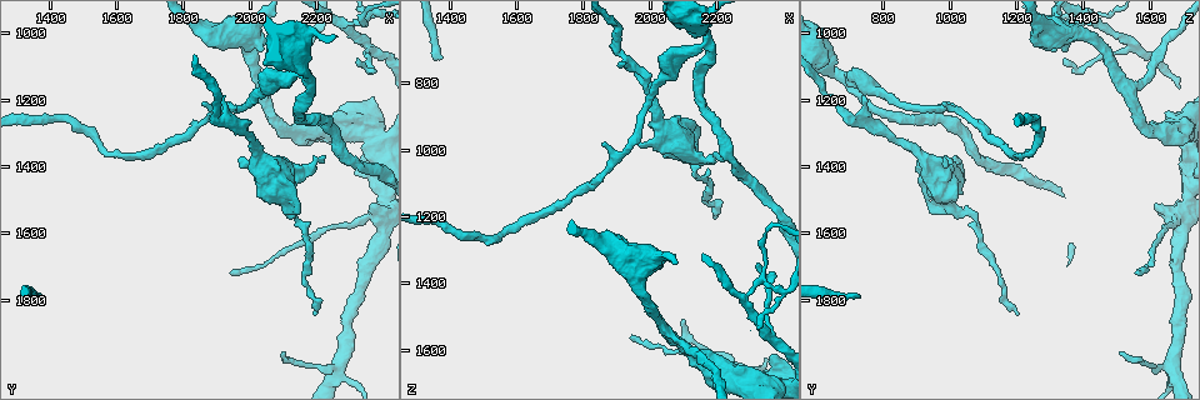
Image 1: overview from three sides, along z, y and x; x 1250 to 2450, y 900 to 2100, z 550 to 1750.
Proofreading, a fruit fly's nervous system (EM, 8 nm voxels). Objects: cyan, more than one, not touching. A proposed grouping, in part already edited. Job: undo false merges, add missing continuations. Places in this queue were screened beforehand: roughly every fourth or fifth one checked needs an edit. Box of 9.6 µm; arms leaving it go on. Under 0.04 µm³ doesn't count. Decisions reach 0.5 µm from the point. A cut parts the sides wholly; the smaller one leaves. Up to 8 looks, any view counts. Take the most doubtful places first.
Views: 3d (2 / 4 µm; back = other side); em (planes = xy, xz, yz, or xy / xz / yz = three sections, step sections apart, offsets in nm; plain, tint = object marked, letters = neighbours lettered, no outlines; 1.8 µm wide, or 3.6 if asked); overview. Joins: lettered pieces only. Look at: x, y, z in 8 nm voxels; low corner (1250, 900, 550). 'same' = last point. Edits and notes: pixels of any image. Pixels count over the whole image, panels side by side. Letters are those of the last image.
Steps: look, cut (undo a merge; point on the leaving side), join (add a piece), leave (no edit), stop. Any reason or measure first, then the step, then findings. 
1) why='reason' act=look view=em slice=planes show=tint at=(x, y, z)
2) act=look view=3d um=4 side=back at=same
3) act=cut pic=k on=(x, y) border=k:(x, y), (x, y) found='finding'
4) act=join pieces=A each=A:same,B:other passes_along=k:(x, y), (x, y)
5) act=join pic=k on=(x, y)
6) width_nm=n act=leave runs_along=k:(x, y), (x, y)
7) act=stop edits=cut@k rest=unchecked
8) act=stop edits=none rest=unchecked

why='small branch off a trunk' act=look view=3d um=4 at=(2170, 1130, 670)

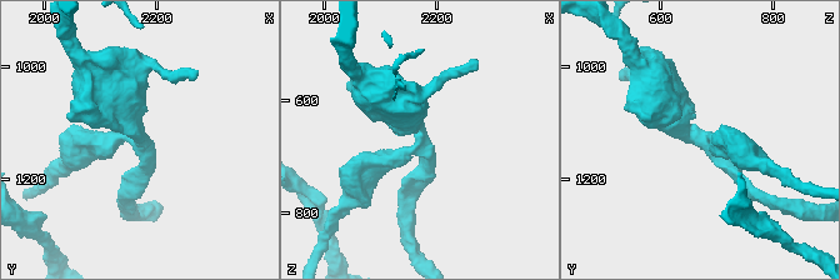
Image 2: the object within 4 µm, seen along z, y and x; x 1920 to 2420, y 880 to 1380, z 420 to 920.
act=look view=em slice=xz step=16 show=letters at=(2170, 1125, 670)

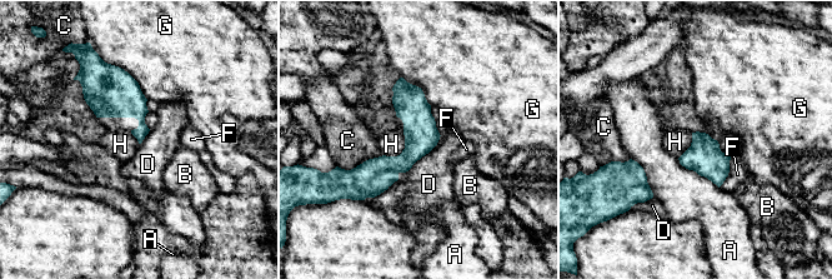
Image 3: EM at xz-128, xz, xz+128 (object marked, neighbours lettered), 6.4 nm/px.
act=leave each=A:other,B:other,C:other,D:other,F:other,G:other,H:other border=3:(441, 135), (439, 142), (405, 172) found='all the same neuron'

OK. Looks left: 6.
why='calibre changes' act=look view=em slice=planes show=letters at=(2130, 1530, 1010)

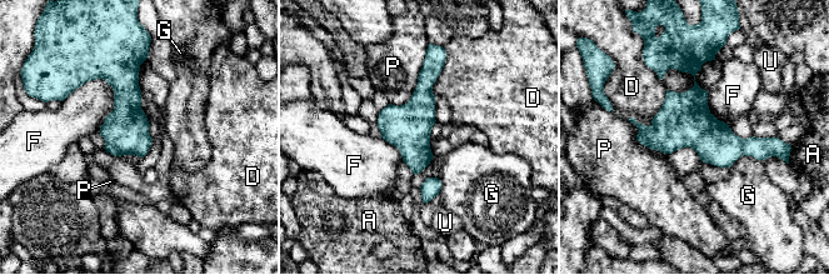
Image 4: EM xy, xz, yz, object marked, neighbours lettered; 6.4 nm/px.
width_nm=300 act=leave each=A:other,D:other,F:other,G:other,P:other,U:other border=4:(114, 90), (91, 79), (61, 101) found='one neuron here'

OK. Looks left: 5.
why='calibre changes' act=look view=em slice=planes show=letters at=(2000, 1190, 820)

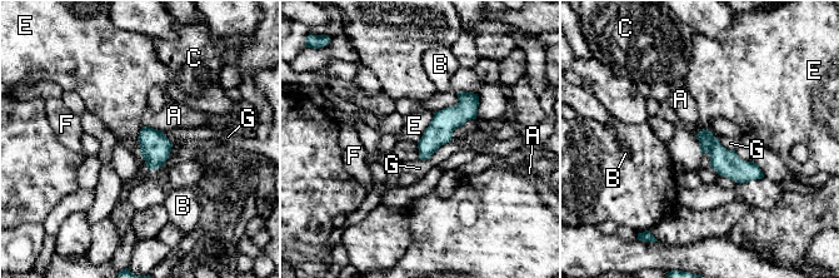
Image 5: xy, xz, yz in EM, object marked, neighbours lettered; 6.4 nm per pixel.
width_nm=130 act=leave each=A:other,B:other,C:other,E:other,F:other,G:other found='one neuron here'

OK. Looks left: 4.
act=stop edits=none rest=unchecked

